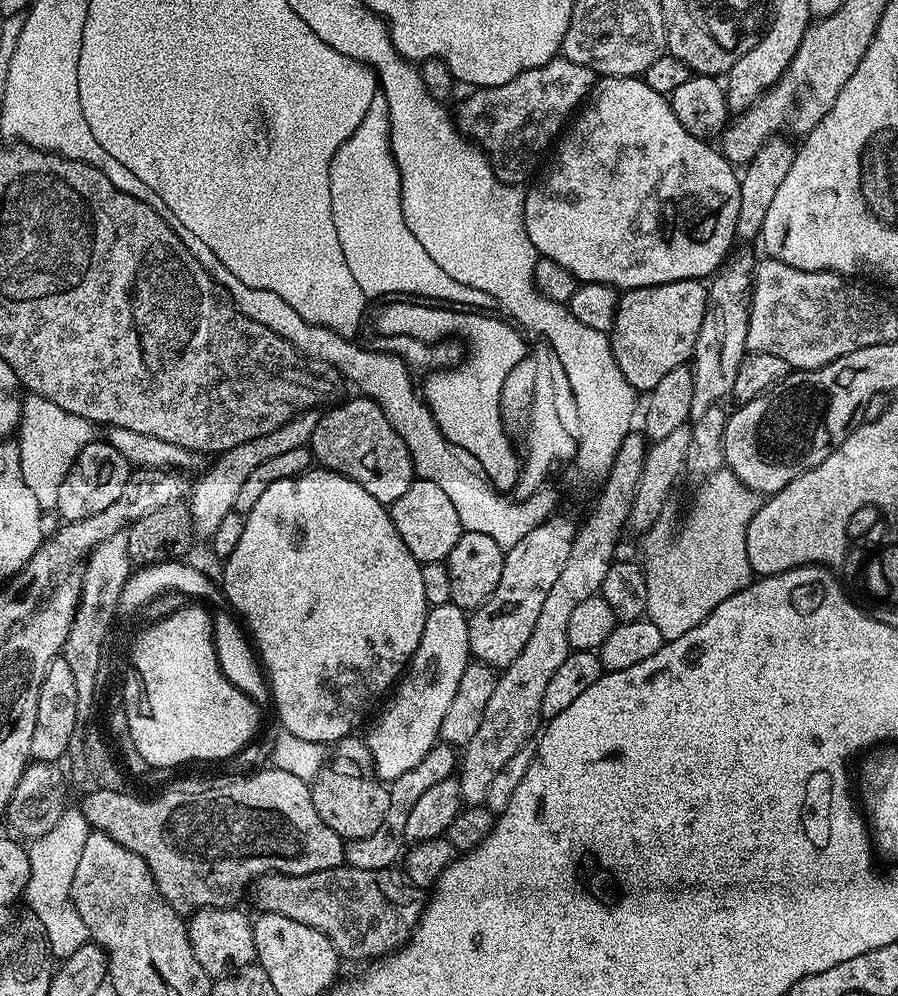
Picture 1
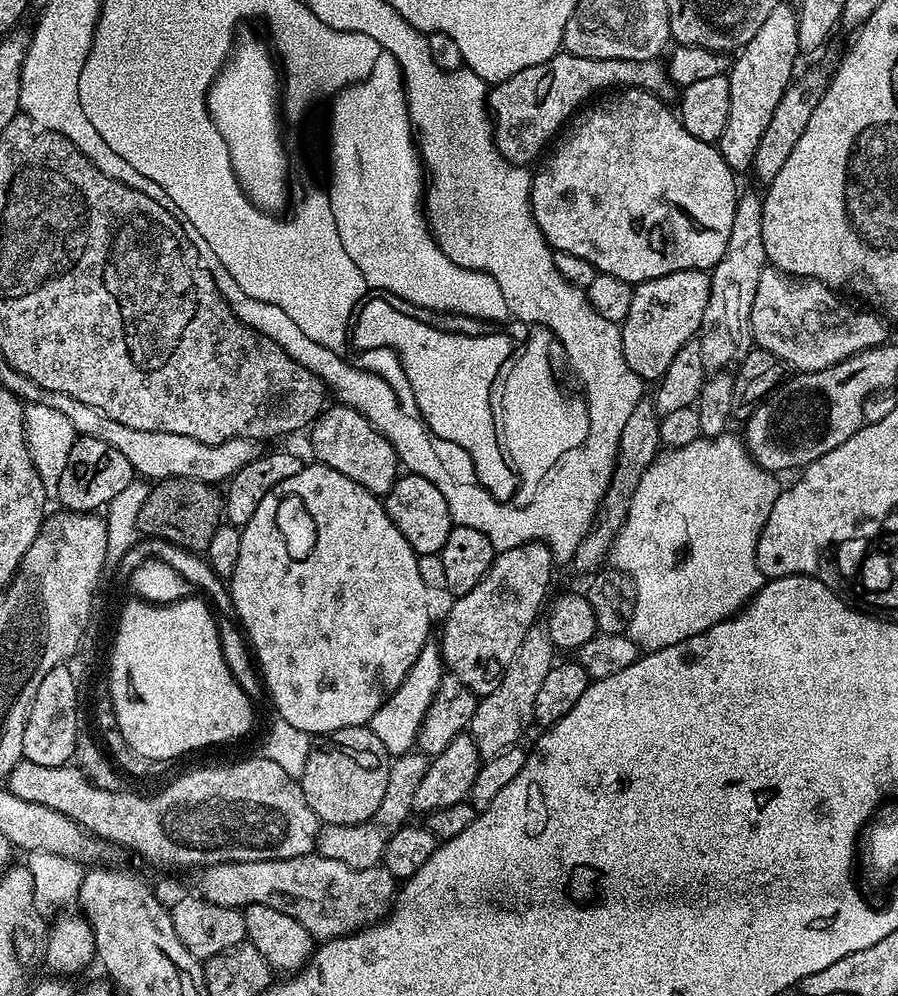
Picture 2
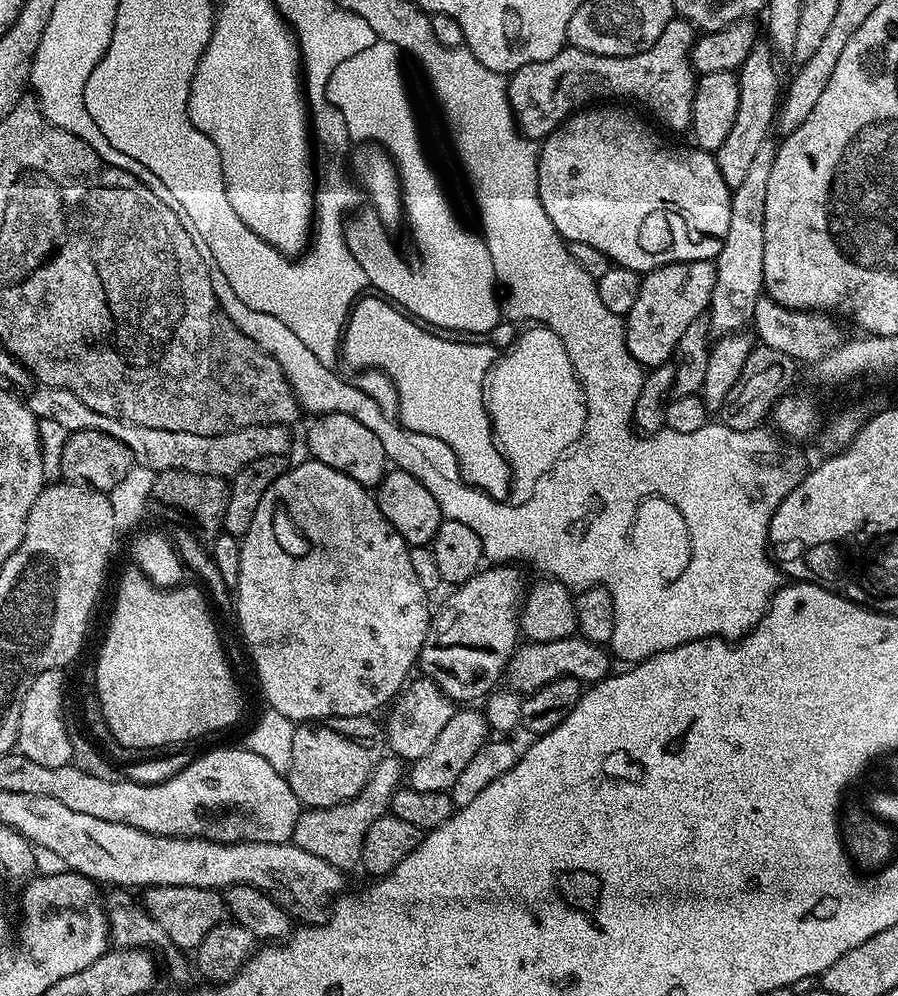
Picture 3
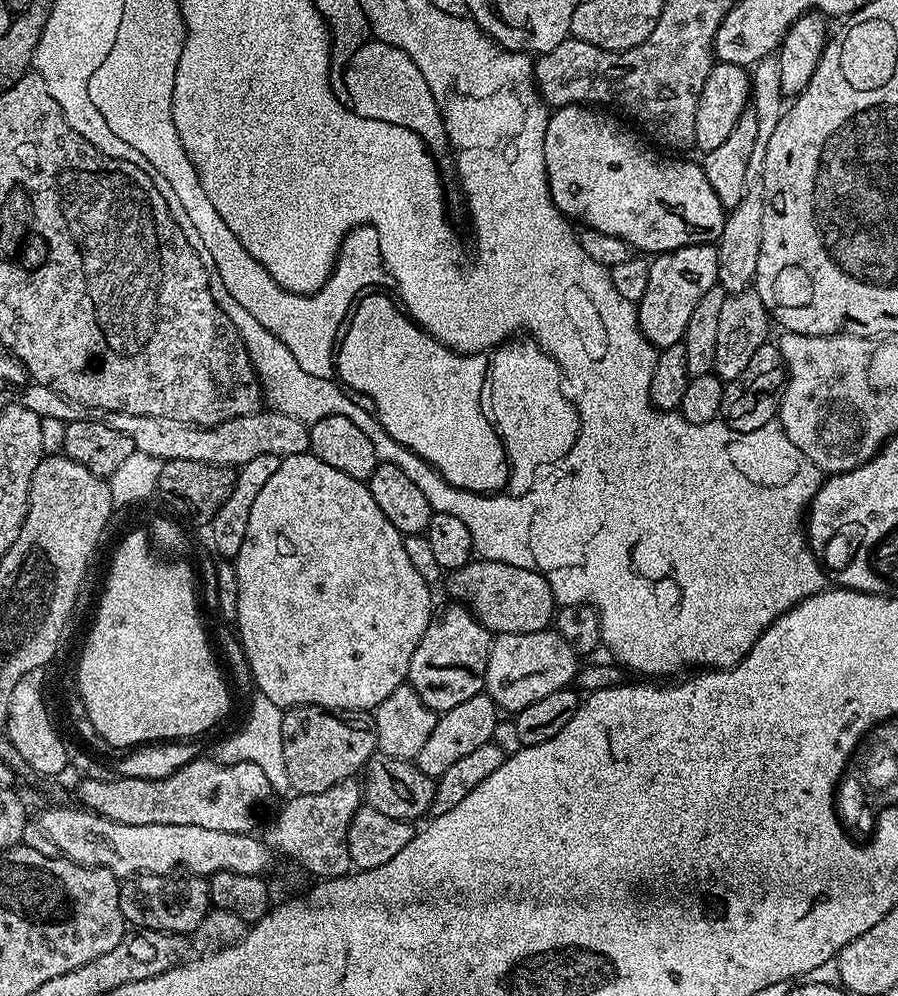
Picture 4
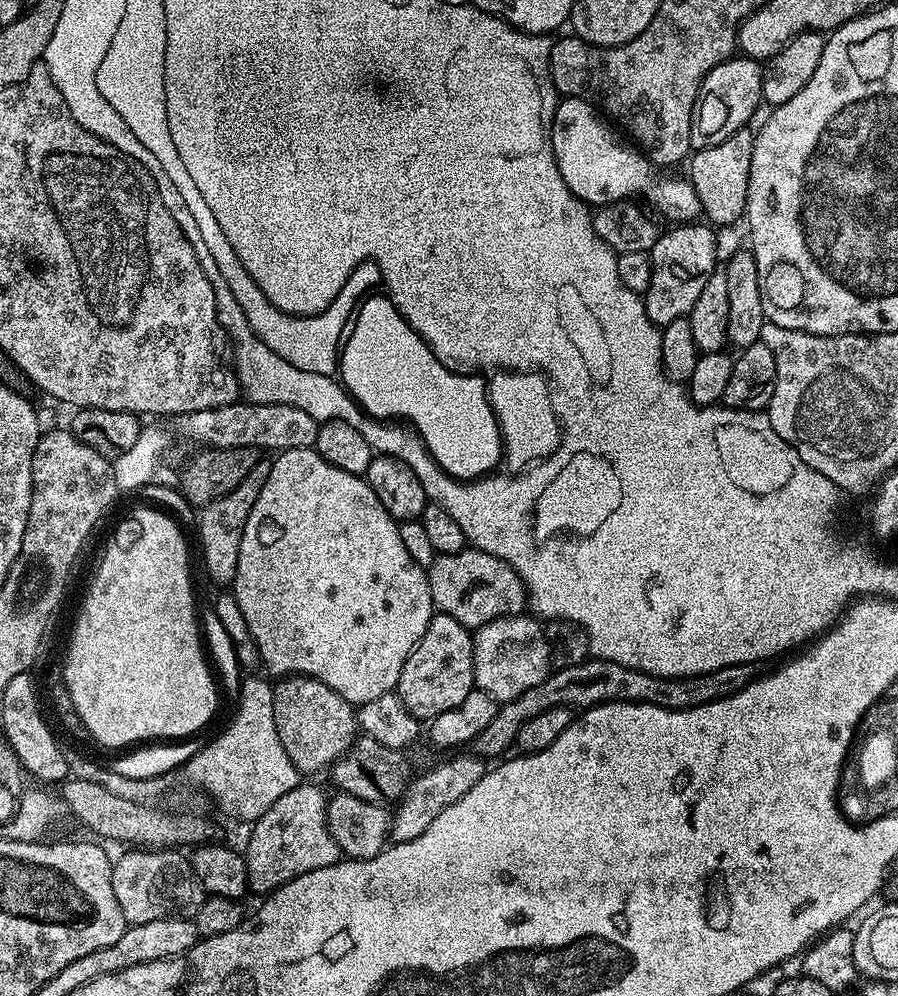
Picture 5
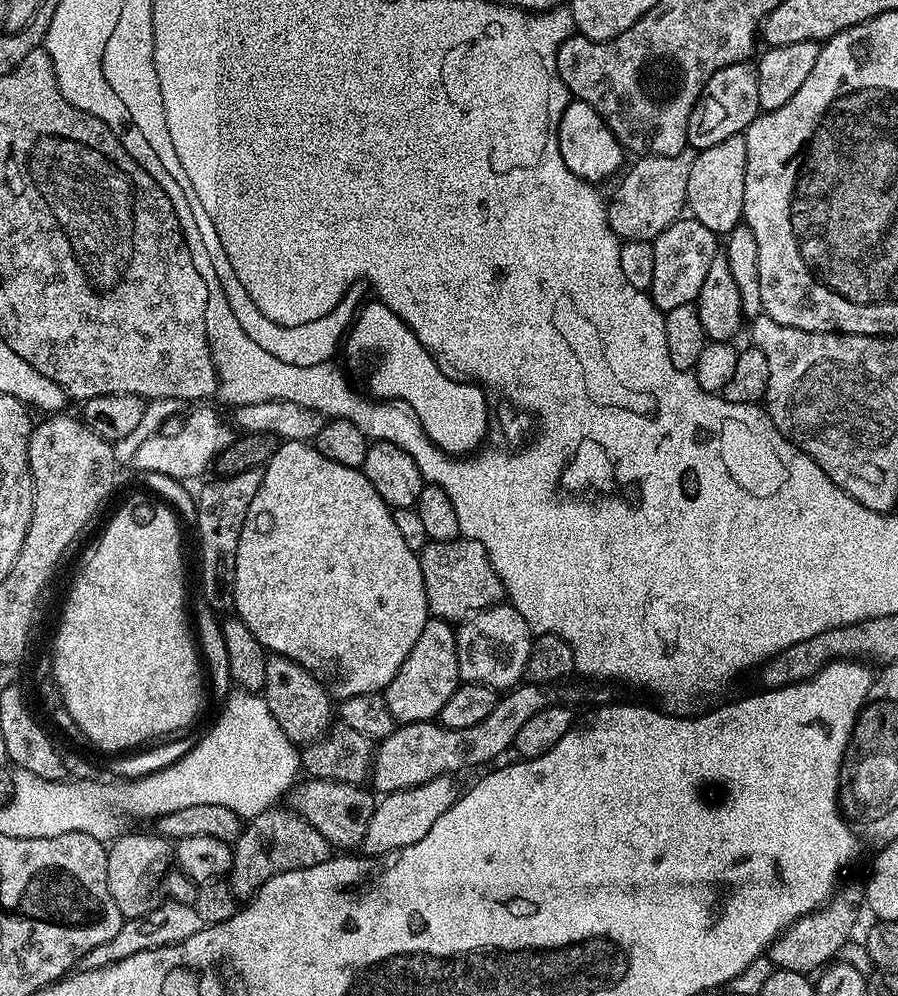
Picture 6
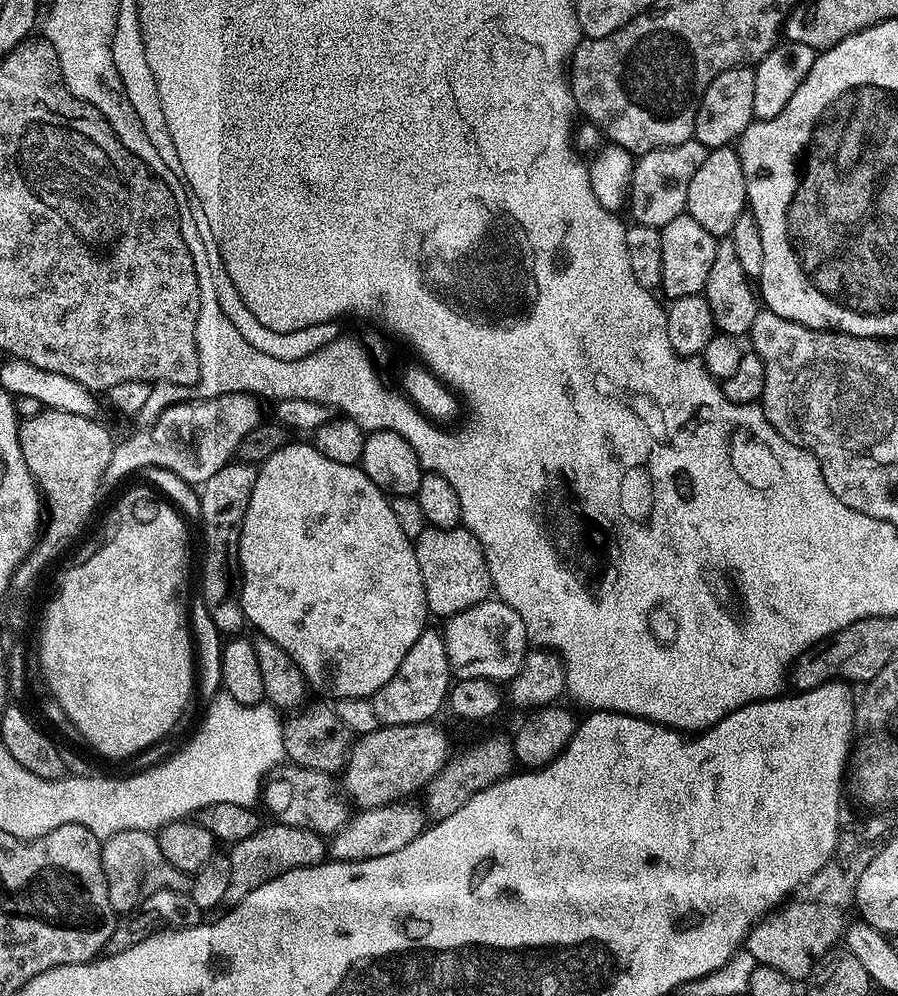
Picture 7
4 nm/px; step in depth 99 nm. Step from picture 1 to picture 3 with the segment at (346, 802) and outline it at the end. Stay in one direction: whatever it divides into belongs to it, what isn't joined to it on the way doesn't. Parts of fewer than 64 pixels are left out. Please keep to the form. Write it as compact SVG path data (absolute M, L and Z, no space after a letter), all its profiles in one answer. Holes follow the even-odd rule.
M300 722L294 730L294 754L286 774L288 785L305 809L333 808L352 800L368 785L383 756L383 745L372 736L358 744L327 723Z

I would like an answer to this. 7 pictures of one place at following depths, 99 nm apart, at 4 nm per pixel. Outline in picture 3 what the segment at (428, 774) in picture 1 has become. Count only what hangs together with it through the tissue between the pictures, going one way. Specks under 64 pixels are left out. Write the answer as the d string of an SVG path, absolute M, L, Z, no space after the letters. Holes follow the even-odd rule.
M385 755L368 785L352 800L333 808L309 808L301 811L292 840L302 850L322 858L322 862L330 862L330 866L341 870L357 867L370 826L374 826L374 822L385 815L386 810L391 809L392 796L401 787L405 776L406 768L400 757Z

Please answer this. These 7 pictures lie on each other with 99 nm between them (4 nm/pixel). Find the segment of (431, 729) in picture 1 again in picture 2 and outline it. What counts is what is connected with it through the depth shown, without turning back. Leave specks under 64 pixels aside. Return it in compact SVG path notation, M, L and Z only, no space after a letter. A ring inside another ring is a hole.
M429 642L418 654L414 666L406 674L406 678L398 686L398 690L385 699L383 706L372 715L370 729L386 746L386 750L393 756L402 756L416 743L416 735L432 704L432 698L440 689L440 682L446 675L444 662L440 658L439 647Z

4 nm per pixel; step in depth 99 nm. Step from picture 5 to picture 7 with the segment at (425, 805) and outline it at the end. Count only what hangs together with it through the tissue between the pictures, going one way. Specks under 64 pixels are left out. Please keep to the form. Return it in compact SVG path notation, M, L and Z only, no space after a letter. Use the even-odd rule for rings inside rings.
M397 802L381 808L366 808L349 815L348 821L332 833L327 841L327 855L332 860L362 862L370 858L382 858L382 854L394 854L394 850L402 850L402 846L414 842L414 838L418 838L426 827L423 813L408 803Z

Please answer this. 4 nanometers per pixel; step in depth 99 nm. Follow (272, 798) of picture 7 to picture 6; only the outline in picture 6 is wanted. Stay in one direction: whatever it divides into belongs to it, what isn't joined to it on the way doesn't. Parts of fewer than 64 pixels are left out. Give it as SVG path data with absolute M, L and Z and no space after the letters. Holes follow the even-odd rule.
M315 778L305 781L305 784L300 782L295 785L290 796L291 807L303 820L310 822L310 826L314 826L314 830L318 830L318 834L322 834L329 845L336 847L337 844L340 850L359 849L364 843L366 826L370 826L370 818L376 809L377 797L364 786Z

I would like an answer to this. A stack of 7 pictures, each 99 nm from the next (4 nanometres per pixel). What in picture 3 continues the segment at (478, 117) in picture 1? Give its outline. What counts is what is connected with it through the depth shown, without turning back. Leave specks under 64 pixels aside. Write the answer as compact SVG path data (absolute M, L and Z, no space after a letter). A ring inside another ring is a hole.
M674 18L668 23L666 30L662 30L662 38L658 38L658 42L654 42L654 46L650 46L650 50L642 50L633 56L603 56L602 54L587 52L581 48L565 46L561 52L554 54L554 58L546 58L542 62L530 62L526 66L522 66L517 72L511 73L508 80L508 101L512 107L512 114L516 117L517 129L527 136L529 141L540 142L543 141L544 137L550 135L557 126L564 123L573 112L583 109L593 102L628 102L624 100L633 100L634 103L641 104L646 111L653 112L670 131L687 133L692 127L692 99L696 93L696 81L698 79L698 73L692 66L692 45L696 43L697 35L697 29L693 28L688 21Z

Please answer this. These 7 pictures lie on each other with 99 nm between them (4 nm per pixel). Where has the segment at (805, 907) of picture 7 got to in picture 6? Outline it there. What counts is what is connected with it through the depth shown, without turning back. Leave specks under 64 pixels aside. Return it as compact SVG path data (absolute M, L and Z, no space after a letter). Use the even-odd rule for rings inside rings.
M848 890L848 900L845 900L842 895L837 895L823 908L817 908L816 911L800 917L785 932L781 932L780 937L772 943L772 947L766 953L768 959L776 968L805 974L823 969L825 965L839 957L836 955L843 950L844 943L851 938L852 931L856 928L856 907L859 904L861 907L862 892Z

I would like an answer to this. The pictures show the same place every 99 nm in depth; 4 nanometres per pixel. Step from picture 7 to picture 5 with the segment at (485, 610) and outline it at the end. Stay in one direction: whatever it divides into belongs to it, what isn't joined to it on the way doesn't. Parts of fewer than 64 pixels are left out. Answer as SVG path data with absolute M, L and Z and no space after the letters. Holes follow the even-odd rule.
M521 614L503 616L475 629L472 638L472 657L474 684L479 691L490 694L497 702L507 702L518 698L520 694L526 694L526 690L538 686L547 679L553 667L554 648L548 645L539 623L541 624L541 621L531 615Z

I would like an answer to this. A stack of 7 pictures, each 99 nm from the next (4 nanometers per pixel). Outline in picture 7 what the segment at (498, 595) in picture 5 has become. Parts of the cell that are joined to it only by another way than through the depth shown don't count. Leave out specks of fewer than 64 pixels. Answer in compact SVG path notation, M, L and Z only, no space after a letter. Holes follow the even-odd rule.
M425 526L420 536L415 537L418 570L422 570L422 586L426 590L428 611L433 617L447 618L466 610L470 606L480 604L493 595L490 570L486 566L486 558L478 538L467 528L433 528Z

